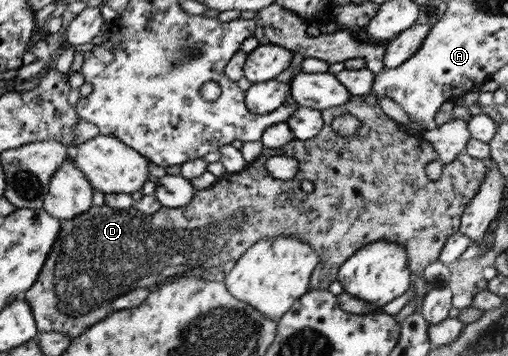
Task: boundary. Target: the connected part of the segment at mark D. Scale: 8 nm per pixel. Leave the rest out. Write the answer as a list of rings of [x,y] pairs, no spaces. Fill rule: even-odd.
[[[374,94],[351,95],[344,105],[329,107],[321,110],[322,122],[324,125],[322,129],[310,139],[302,141],[294,138],[286,145],[279,148],[264,148],[262,153],[254,159],[254,161],[247,162],[246,167],[238,173],[225,173],[219,177],[209,188],[203,190],[195,190],[192,201],[185,207],[168,208],[161,206],[156,213],[145,214],[134,207],[128,209],[118,209],[108,207],[104,204],[102,207],[90,207],[84,213],[76,217],[64,220],[61,222],[60,231],[57,233],[57,240],[51,247],[50,253],[40,270],[39,276],[32,284],[30,289],[27,289],[21,298],[28,302],[31,307],[32,315],[34,316],[38,332],[64,332],[72,339],[83,334],[88,328],[91,328],[96,322],[102,321],[112,311],[111,303],[118,299],[121,295],[134,291],[138,288],[148,288],[152,285],[161,285],[162,281],[166,281],[168,277],[176,273],[195,274],[199,269],[206,270],[209,267],[223,266],[227,261],[237,261],[242,257],[242,254],[257,241],[270,237],[286,237],[291,235],[300,241],[305,241],[310,247],[319,255],[316,267],[313,269],[313,274],[310,278],[309,290],[312,289],[328,289],[328,285],[337,279],[337,273],[340,266],[353,254],[358,251],[358,248],[363,248],[373,241],[386,240],[400,244],[407,253],[408,267],[412,275],[421,275],[425,267],[432,265],[438,260],[441,249],[443,248],[445,239],[457,232],[460,227],[461,215],[467,209],[470,200],[477,194],[480,182],[485,178],[488,171],[488,162],[483,159],[478,159],[466,153],[458,154],[454,161],[443,164],[442,174],[440,178],[433,182],[426,176],[424,167],[431,161],[439,159],[437,151],[432,147],[432,144],[422,136],[412,135],[406,133],[396,120],[390,118],[380,107],[380,102]],[[350,114],[360,121],[360,127],[348,137],[343,137],[335,131],[332,131],[331,121],[339,115]],[[276,155],[285,155],[286,157],[295,157],[299,161],[298,171],[292,179],[276,179],[267,172],[266,162],[271,157]],[[302,181],[312,181],[314,189],[310,193],[302,190]]]

